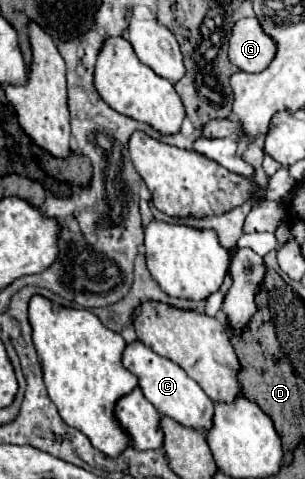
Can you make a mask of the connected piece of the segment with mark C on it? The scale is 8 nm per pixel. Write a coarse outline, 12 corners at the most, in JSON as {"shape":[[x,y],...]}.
{"shape":[[141,340],[123,366],[181,426],[209,430],[213,402],[179,364]]}

